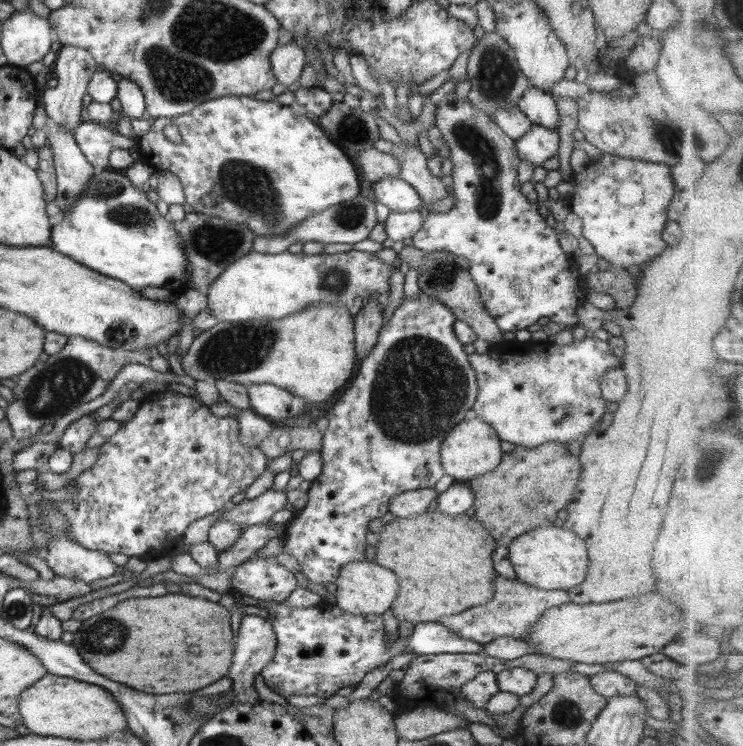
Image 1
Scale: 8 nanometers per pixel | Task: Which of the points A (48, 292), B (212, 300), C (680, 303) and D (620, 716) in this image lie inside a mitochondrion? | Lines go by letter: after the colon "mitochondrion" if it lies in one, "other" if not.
A: other
B: other
C: other
D: other

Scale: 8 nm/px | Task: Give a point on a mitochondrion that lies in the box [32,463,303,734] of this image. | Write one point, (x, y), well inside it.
(108, 636)

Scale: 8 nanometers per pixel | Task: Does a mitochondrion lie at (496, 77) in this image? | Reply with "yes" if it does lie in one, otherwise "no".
yes

